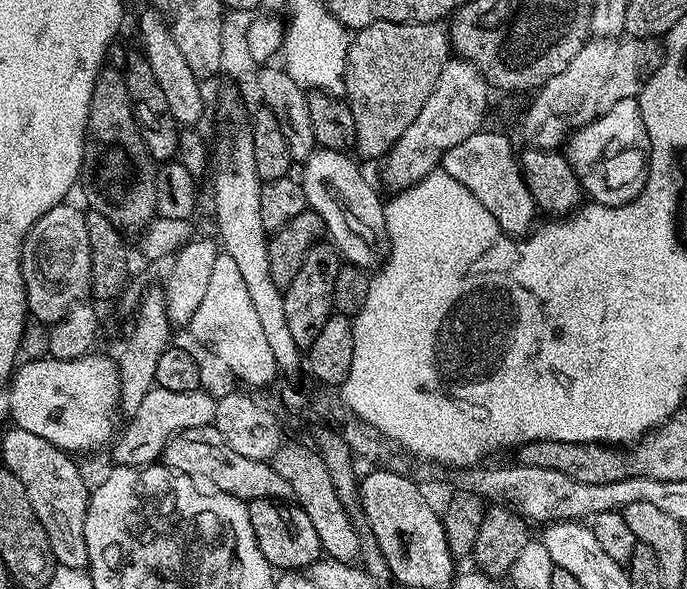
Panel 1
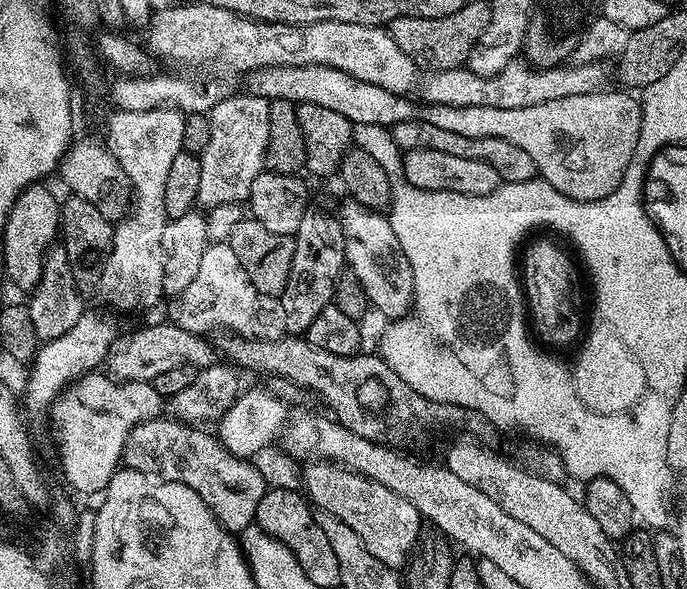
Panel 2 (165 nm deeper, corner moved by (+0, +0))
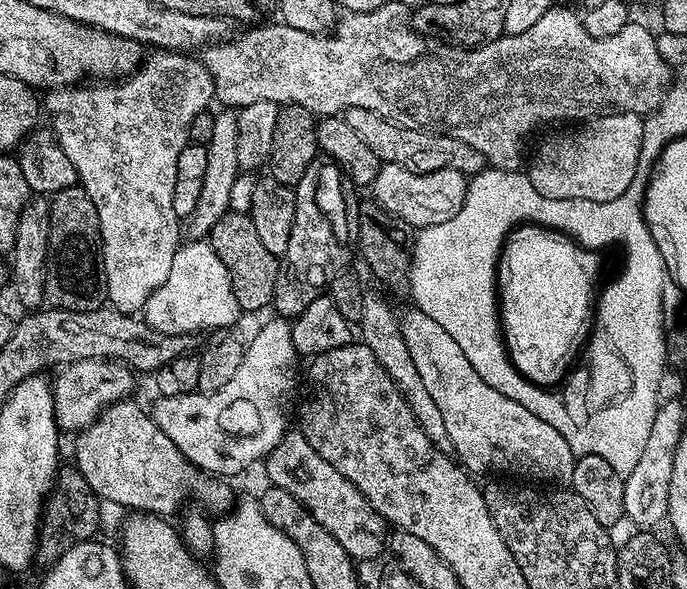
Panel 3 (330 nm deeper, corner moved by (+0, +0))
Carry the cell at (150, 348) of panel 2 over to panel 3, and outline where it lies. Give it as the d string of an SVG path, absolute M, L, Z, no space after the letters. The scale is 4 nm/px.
M92 357L65 364L56 373L51 385L53 408L56 411L56 424L60 430L71 434L93 424L105 408L119 400L129 399L132 393L132 372L120 358Z

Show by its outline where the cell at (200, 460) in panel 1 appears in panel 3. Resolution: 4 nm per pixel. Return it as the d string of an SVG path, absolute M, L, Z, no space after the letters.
M132 398L119 400L116 404L105 408L93 424L88 425L75 437L75 440L77 439L75 467L84 475L97 497L120 503L126 510L155 514L161 518L171 517L171 512L191 496L208 512L227 513L234 504L232 488L224 481L227 479L201 472L196 465L191 464L182 454L182 450L178 450L178 446L174 446L174 442L170 442L170 438L166 438L162 430L158 430L151 415L145 409L143 412L134 401Z

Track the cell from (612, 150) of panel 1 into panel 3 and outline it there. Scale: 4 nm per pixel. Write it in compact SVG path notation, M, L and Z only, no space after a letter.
M612 112L608 116L597 116L573 128L576 128L573 132L560 132L557 136L552 136L549 140L542 141L540 149L533 154L532 161L529 162L528 168L526 164L526 175L528 181L534 186L534 190L538 190L538 194L542 194L546 198L554 198L555 200L589 200L590 202L610 202L614 198L626 194L626 186L630 186L630 182L634 182L634 170L638 170L638 158L642 150L644 120L641 116L633 112Z

